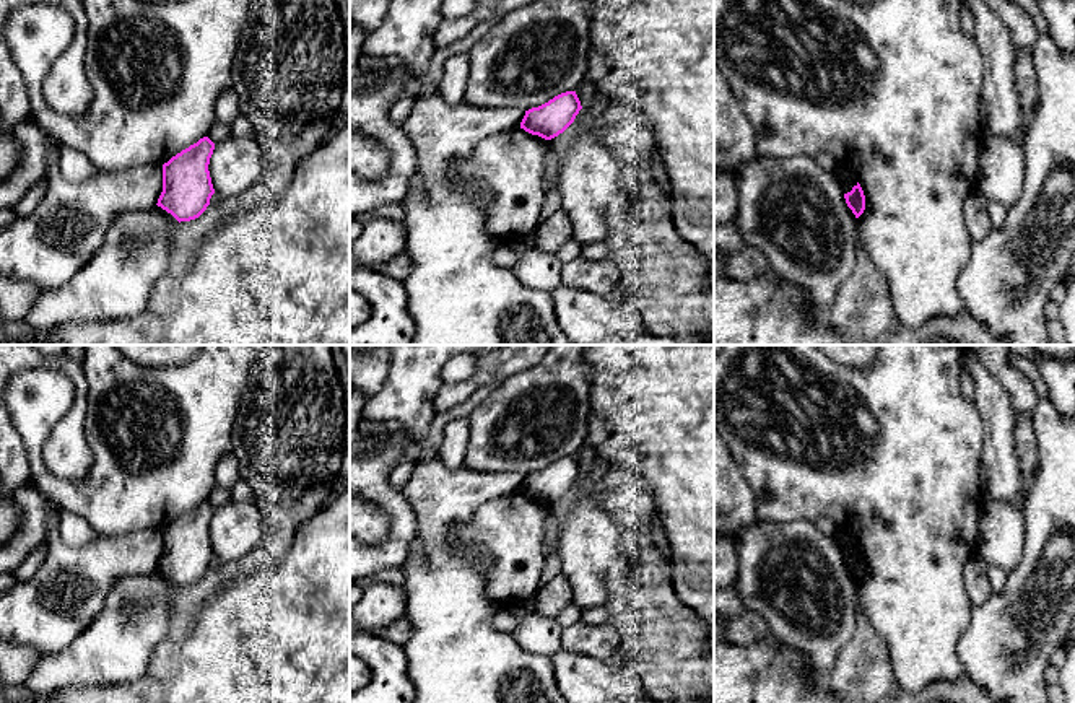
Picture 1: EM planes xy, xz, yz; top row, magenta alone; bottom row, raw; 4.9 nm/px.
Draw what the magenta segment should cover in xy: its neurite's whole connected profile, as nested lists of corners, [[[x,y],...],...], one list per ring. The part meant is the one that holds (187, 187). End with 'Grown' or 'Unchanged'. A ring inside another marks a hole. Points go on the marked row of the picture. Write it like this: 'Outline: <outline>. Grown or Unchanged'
Outline: [[[203,137],[163,164],[163,192],[158,207],[179,223],[198,218],[215,194],[208,164],[215,143]]]. Unchanged

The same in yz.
Outline: [[[857,182],[851,192],[844,194],[844,199],[855,218],[859,218],[865,210],[865,195],[860,184]]]. Unchanged

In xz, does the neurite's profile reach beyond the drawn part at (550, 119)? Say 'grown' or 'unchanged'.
unchanged

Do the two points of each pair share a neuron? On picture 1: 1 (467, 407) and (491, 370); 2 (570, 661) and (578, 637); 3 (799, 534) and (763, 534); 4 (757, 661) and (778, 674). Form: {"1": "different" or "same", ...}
{"1": "different", "2": "different", "3": "same", "4": "same"}

